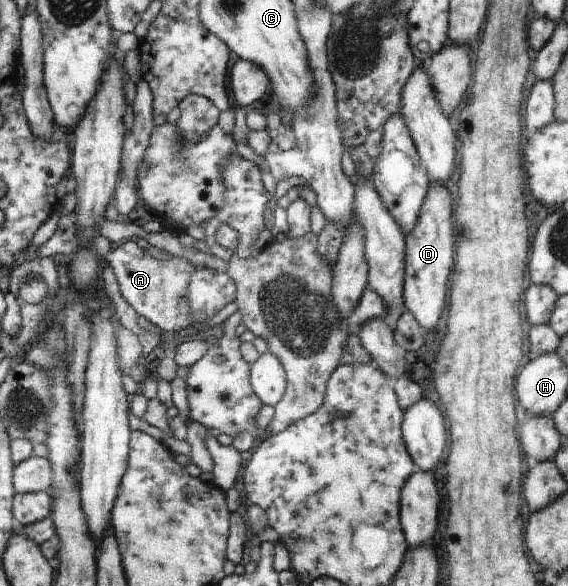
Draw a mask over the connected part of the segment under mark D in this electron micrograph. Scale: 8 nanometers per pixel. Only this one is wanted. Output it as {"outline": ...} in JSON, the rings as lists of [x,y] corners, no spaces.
{"outline":[[[430,185],[419,215],[419,225],[405,235],[407,249],[407,269],[403,281],[403,305],[415,317],[418,325],[427,331],[433,331],[439,323],[441,311],[445,309],[447,281],[453,267],[455,255],[455,237],[453,237],[453,219],[451,219],[451,195],[441,185]]]}

